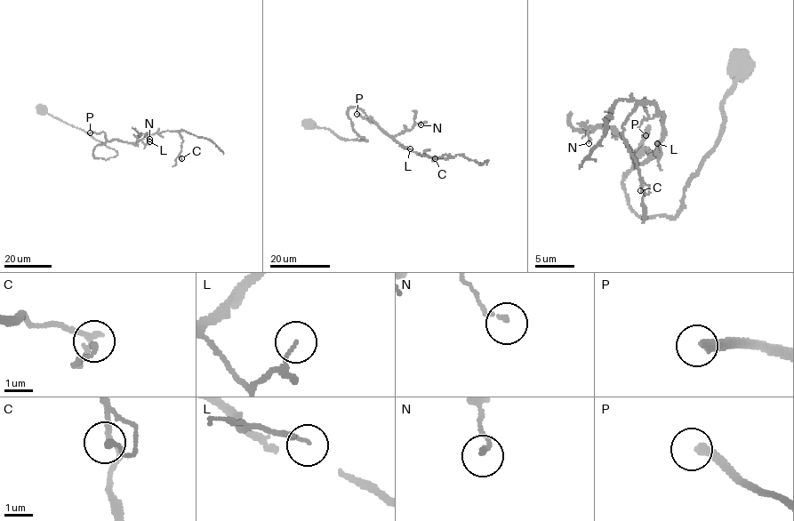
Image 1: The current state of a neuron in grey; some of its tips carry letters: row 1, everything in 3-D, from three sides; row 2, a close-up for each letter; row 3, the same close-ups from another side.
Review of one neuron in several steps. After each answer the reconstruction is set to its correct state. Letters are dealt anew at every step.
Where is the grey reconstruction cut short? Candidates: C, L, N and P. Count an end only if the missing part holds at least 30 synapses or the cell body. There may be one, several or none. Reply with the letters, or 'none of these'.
P

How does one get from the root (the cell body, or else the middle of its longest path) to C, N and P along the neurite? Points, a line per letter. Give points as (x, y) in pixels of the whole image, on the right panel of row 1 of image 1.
C: (740, 64), (675, 217), (629, 204), (624, 175), (662, 131), (656, 105), (639, 101), (622, 128), (640, 190)
N: (740, 64), (675, 217), (629, 204), (623, 178), (648, 148), (638, 163), (605, 126), (589, 143)
P: (740, 64), (719, 135), (675, 217), (639, 217), (629, 204), (623, 178), (645, 135)

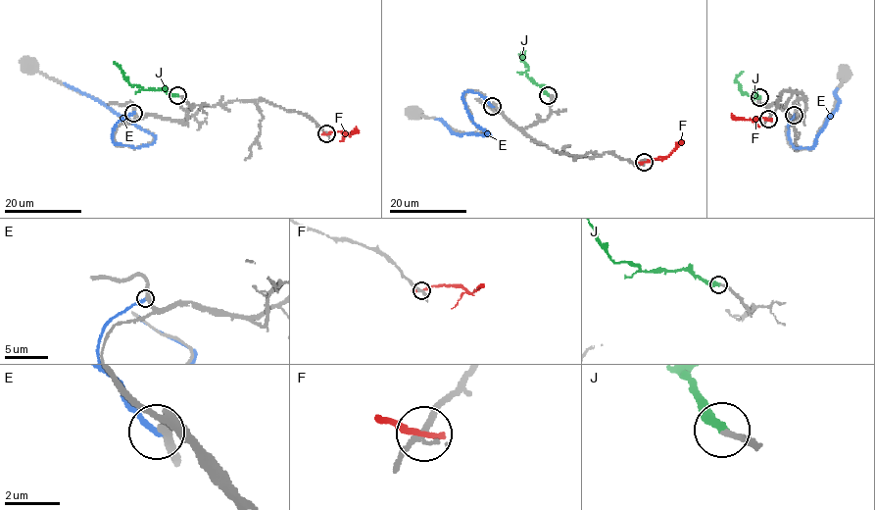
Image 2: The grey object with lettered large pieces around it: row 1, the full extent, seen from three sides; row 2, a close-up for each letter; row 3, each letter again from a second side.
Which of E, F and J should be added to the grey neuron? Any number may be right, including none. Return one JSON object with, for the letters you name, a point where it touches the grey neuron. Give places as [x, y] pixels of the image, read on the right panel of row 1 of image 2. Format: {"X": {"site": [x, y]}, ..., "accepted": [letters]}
{"J": {"site": [759, 97]}, "accepted": ["J"]}

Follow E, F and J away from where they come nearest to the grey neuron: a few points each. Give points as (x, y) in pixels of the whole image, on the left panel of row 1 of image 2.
E: (133, 113), (116, 125), (112, 135), (114, 143), (138, 147), (147, 145), (154, 141), (153, 134), (63, 82)
F: (326, 133), (337, 130), (350, 134), (359, 131)
J: (177, 96), (165, 89), (132, 85), (114, 61)

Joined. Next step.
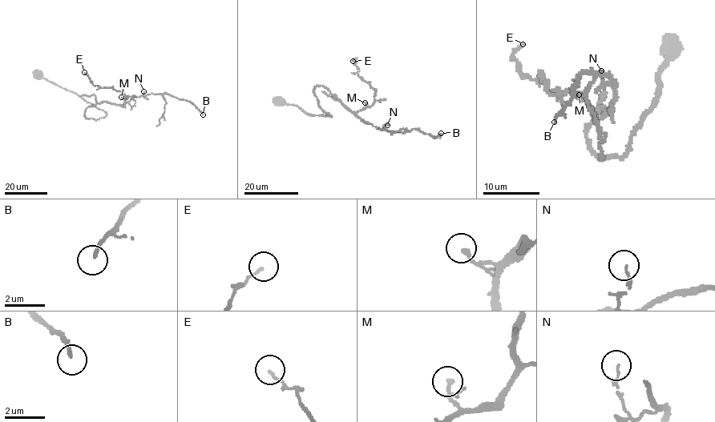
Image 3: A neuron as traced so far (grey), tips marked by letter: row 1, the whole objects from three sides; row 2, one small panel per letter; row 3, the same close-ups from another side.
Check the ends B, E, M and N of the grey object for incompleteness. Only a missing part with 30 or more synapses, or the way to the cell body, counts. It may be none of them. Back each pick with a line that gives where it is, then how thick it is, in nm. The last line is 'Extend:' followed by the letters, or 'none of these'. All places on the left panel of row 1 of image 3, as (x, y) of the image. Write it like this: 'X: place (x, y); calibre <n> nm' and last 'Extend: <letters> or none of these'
Extend: none of these

